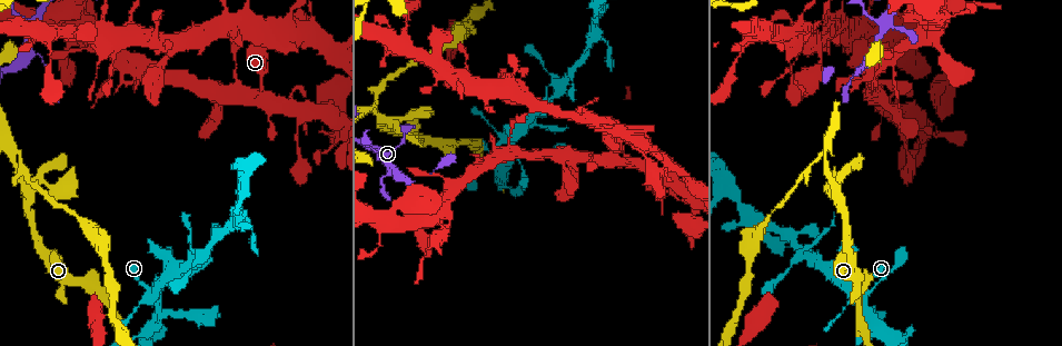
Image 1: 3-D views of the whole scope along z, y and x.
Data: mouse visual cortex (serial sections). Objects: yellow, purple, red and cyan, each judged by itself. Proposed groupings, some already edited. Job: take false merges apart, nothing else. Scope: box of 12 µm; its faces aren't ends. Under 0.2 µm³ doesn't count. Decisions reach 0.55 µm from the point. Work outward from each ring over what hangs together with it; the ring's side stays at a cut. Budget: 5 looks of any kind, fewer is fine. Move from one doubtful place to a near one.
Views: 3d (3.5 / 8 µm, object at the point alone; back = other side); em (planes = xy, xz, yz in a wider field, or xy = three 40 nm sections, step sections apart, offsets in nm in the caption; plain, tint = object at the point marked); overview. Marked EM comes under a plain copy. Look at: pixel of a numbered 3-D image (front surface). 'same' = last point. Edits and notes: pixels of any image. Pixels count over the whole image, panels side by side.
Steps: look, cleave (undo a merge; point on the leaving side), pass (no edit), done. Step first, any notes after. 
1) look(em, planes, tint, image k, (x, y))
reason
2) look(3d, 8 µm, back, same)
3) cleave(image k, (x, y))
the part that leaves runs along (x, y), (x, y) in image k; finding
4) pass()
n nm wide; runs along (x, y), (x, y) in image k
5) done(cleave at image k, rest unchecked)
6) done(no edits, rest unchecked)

look(3d, 3.5 µm, image 1, (373, 112))
sharp bend

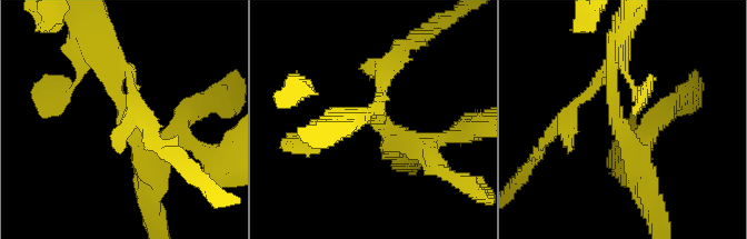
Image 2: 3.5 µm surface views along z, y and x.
look(em, planes, tint, image 2, (121, 109))
3 arms; arms of 150, 250, 350 nm; shape alone is not enough

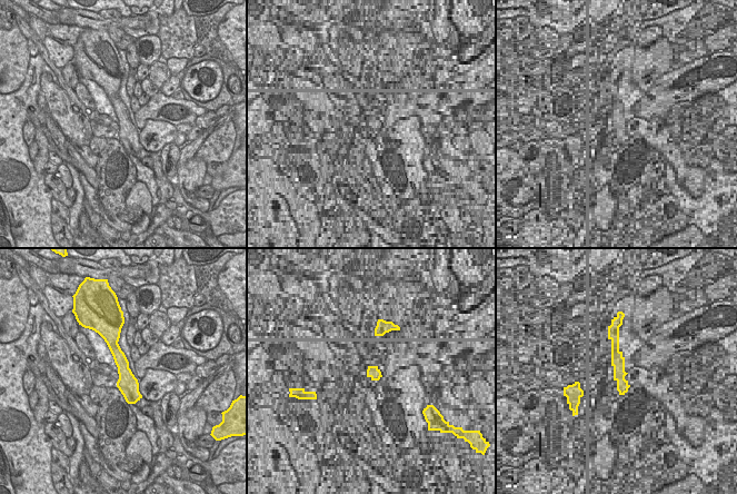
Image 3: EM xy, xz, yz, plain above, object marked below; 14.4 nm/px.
pass()
runs along (644, 173), (610, 73), (590, 91) in image 2; one cell here

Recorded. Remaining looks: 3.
look(3d, 8 µm, image 1, (774, 207))
narrows sharply

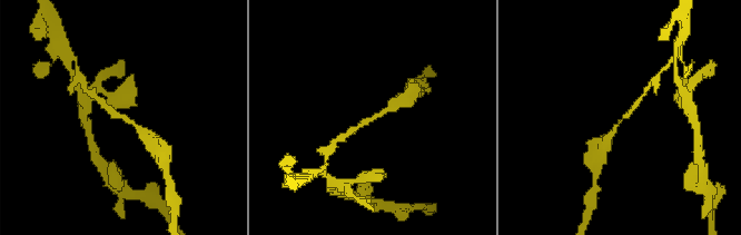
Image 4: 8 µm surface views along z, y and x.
look(3d, 3.5 µm, image 4, (620, 120))
closer look

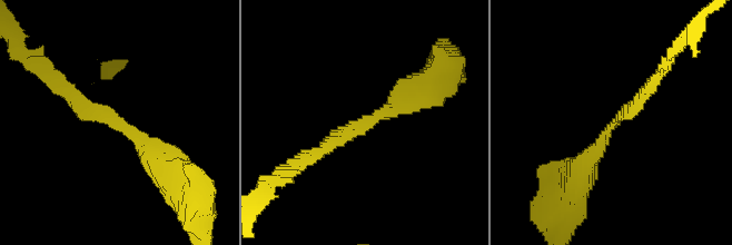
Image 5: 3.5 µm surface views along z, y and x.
look(em, xy, step 1, tint, image 5, (362, 130))
now the EM

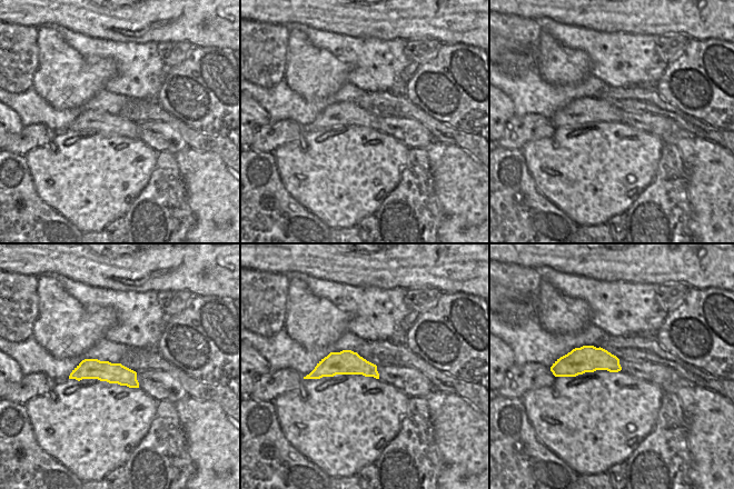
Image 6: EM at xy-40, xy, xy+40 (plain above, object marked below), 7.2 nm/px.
pass()
arms of 200, 200 nm; runs along (53, 84), (132, 131), (160, 166) in image 5; one cell here

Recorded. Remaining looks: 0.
done(no edits, rest unchecked)

